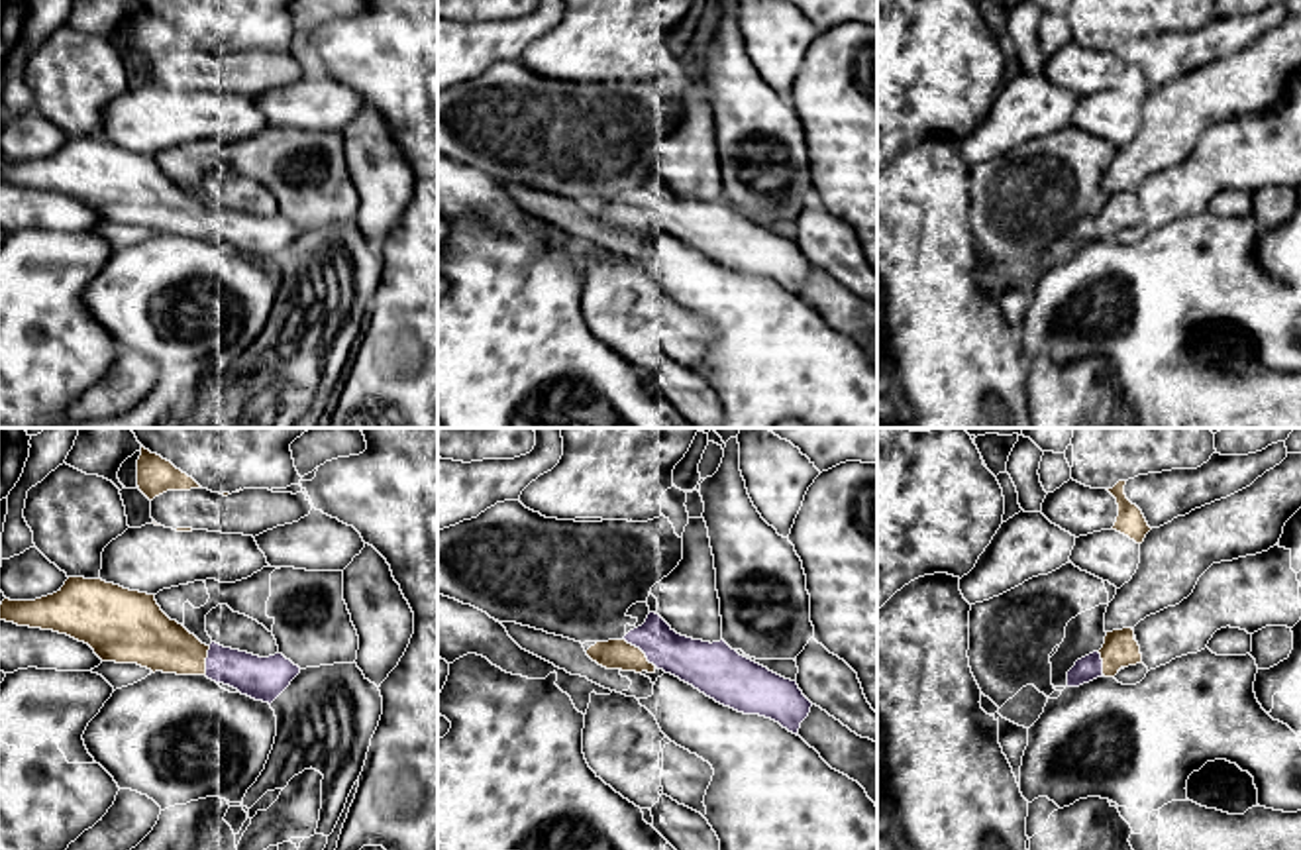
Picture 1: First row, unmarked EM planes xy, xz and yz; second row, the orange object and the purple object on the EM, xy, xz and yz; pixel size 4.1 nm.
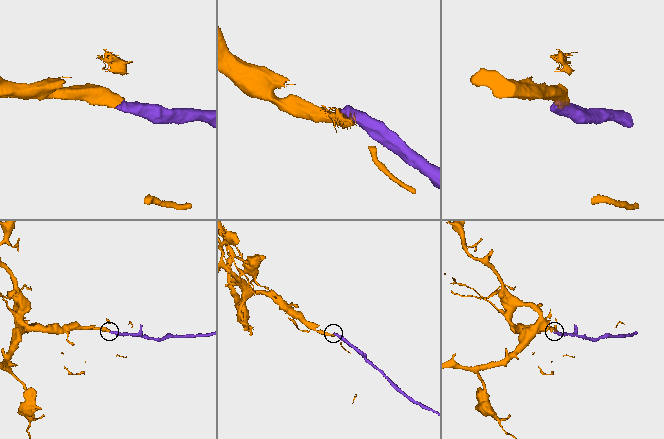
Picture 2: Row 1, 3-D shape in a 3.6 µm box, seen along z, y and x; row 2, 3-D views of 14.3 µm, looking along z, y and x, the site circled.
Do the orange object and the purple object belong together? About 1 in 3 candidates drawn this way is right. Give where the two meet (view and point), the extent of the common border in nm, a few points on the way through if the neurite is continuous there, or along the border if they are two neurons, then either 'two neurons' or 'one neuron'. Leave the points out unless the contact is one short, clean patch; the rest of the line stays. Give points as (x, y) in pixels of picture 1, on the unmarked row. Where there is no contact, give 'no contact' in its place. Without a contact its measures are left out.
xz (642, 212) | 180 nm | across xz (615, 214), (642, 212), (674, 212), (701, 224) | one neuron

